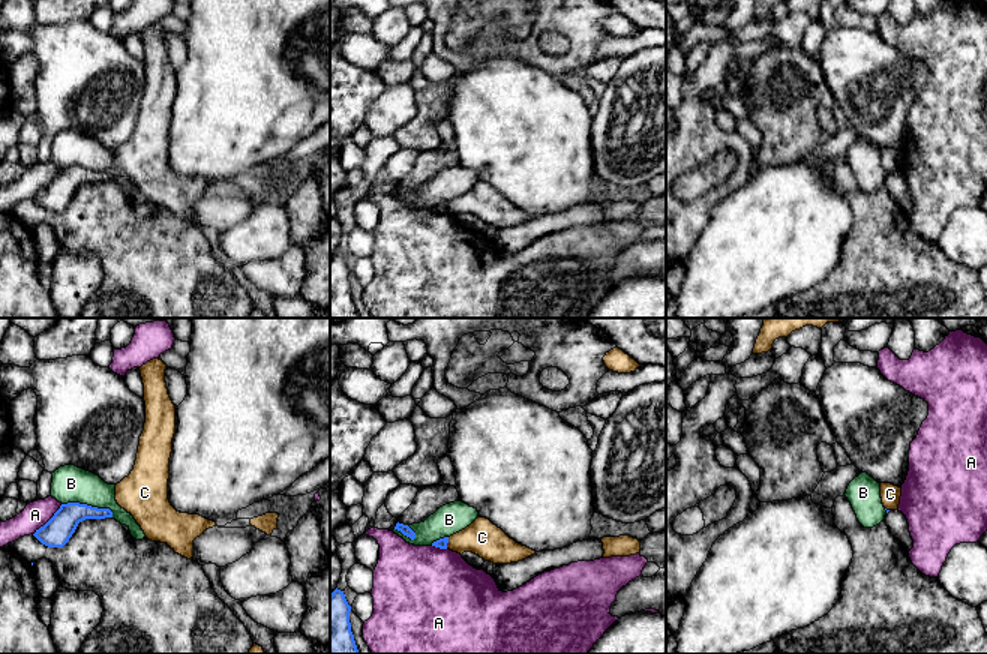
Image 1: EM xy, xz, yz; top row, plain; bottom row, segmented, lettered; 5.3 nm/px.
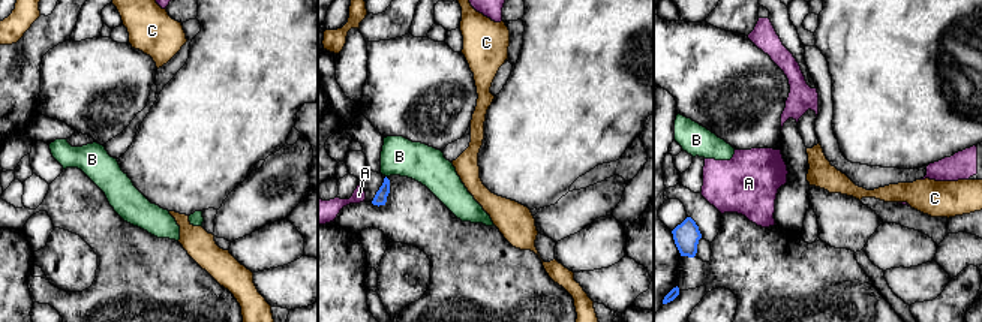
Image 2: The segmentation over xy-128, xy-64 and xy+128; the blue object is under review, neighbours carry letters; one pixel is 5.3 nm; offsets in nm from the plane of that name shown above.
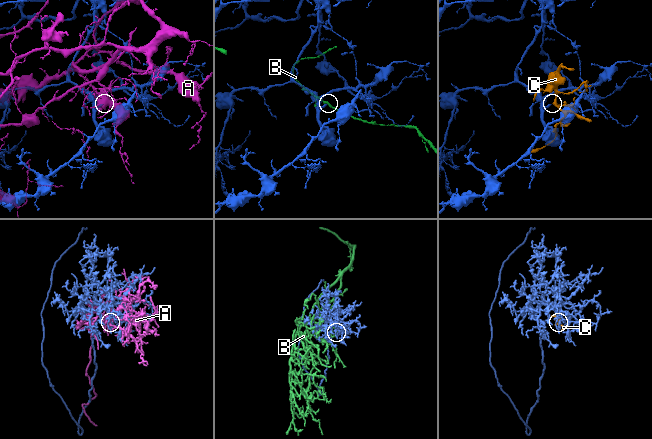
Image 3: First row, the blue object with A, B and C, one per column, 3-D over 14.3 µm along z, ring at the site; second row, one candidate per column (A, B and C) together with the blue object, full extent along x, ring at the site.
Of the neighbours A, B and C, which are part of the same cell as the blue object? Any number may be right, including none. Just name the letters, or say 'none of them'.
none of them

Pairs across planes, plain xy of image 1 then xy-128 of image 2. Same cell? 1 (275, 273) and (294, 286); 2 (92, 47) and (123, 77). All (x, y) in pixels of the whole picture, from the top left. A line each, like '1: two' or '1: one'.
1: one
2: one

